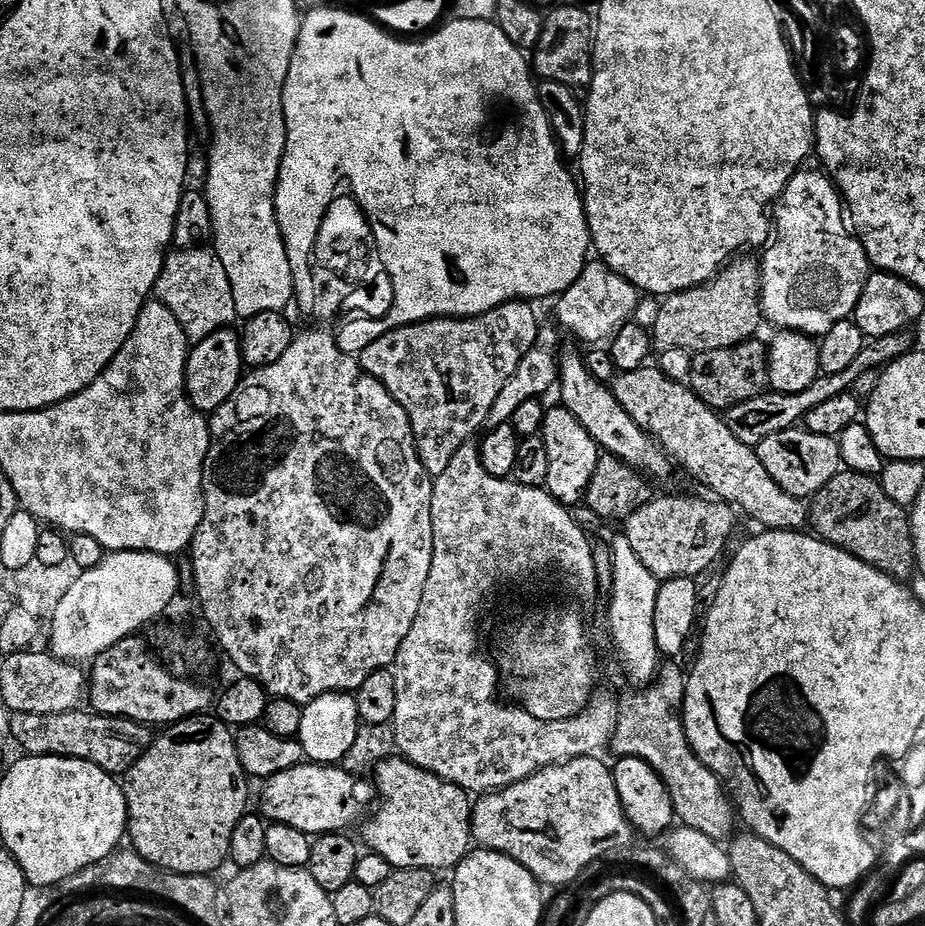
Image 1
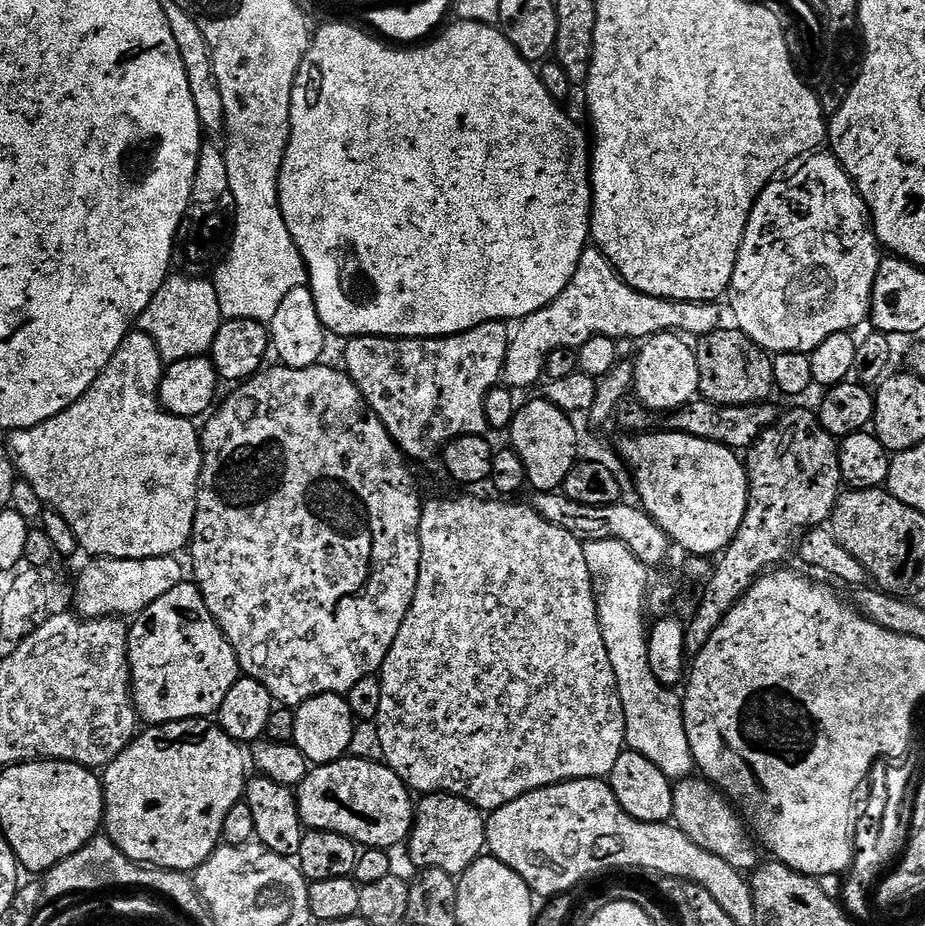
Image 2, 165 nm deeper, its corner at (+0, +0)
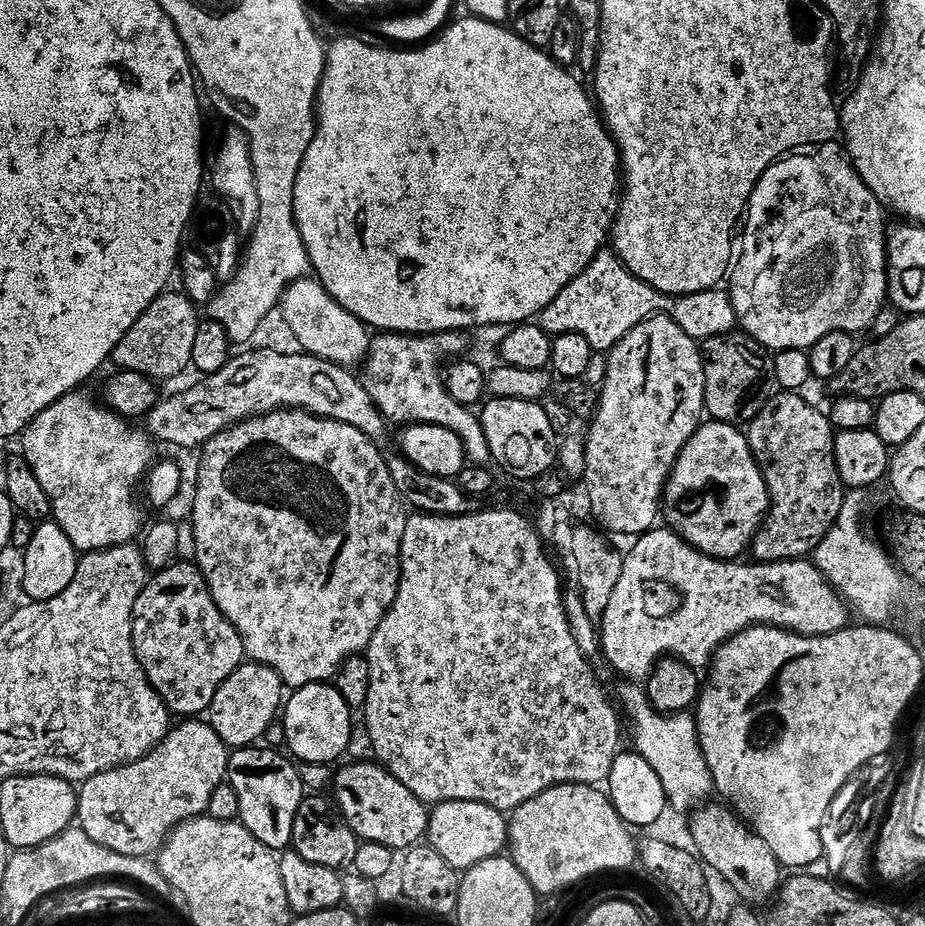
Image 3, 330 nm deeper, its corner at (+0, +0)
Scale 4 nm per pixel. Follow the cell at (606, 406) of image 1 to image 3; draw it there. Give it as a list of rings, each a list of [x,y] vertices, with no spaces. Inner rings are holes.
[[[701,423],[680,452],[676,465],[668,475],[668,483],[664,485],[662,516],[665,521],[668,519],[667,527],[677,532],[690,547],[716,560],[732,562],[751,549],[752,539],[764,523],[769,507],[768,487],[752,456],[747,435],[734,424]]]

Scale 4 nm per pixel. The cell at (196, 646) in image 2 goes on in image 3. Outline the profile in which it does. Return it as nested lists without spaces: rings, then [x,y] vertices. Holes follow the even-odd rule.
[[[173,562],[149,579],[133,610],[133,648],[138,662],[176,718],[200,718],[214,694],[245,663],[238,630],[218,610],[204,575],[195,563]]]

